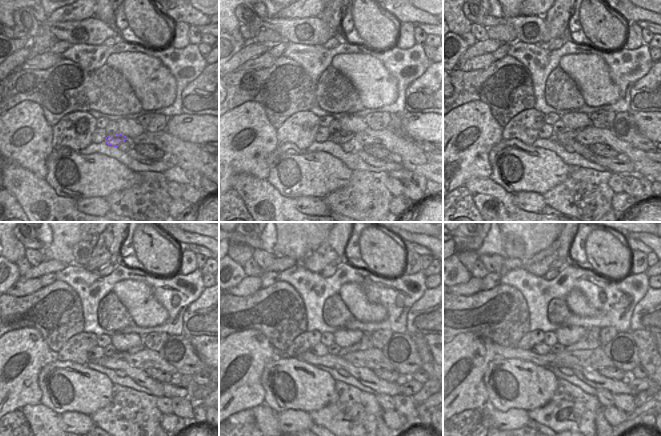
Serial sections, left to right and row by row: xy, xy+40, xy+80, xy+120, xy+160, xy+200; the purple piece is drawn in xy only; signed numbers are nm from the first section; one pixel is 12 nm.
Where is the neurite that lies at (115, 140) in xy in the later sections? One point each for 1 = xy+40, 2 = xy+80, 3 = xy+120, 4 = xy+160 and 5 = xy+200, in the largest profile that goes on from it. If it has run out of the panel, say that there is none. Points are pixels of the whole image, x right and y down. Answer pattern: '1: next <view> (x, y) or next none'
1: next xy+40 (341, 137)
2: next xy+80 (566, 134)
3: next xy+120 (118, 355)
4: next xy+160 (365, 343)
5: next xy+200 (591, 339)

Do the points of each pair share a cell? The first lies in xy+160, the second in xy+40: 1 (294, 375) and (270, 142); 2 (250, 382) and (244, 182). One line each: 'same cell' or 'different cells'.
1: different cells
2: different cells

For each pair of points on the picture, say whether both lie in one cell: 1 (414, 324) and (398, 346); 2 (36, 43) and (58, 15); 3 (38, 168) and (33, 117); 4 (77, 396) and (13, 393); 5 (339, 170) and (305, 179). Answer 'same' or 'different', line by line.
1: different
2: same
3: same
4: different
5: same

